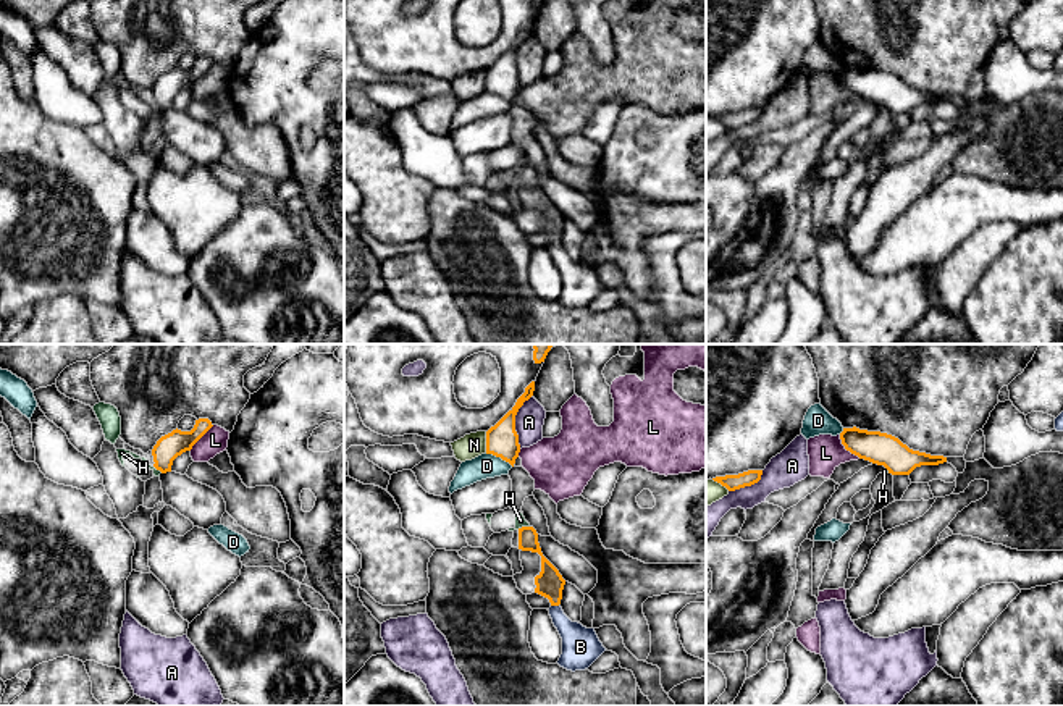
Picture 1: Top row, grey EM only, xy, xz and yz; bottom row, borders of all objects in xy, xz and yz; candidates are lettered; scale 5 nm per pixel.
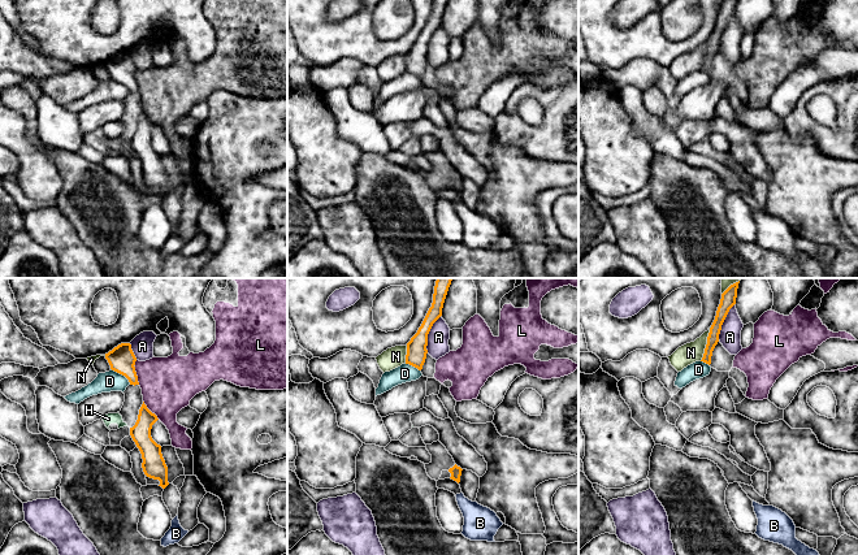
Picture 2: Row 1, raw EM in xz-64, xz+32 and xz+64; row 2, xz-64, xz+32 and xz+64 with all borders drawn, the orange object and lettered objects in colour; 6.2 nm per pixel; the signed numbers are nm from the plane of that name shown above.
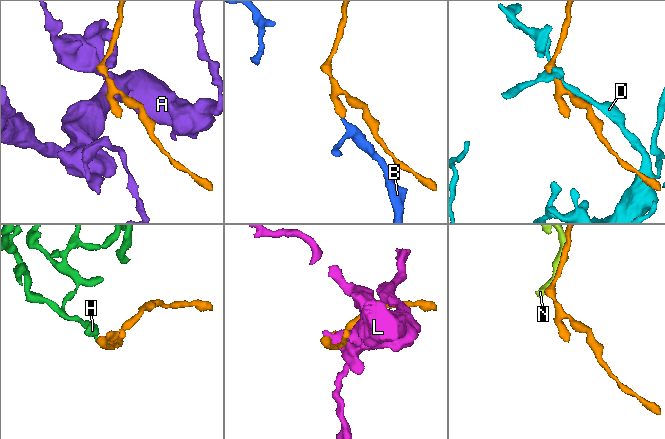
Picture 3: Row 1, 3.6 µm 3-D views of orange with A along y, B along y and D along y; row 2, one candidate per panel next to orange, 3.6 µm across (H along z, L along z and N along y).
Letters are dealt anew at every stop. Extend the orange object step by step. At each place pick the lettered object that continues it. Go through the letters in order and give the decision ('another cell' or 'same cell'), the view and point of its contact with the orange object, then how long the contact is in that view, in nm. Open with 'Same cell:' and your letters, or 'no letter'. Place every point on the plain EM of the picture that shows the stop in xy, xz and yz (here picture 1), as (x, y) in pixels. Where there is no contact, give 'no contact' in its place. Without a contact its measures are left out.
Same cell: B
A: another cell; contact xz (514, 60); length 280 nm
B: same cell; contact xz (554, 243); length 40 nm
D: another cell; contact xz (499, 94); length 160 nm
H: another cell; contact xz (522, 165); length 70 nm
L: another cell; contact yz (847, 88); length 160 nm
N: another cell; contact xz (487, 79); length 100 nm

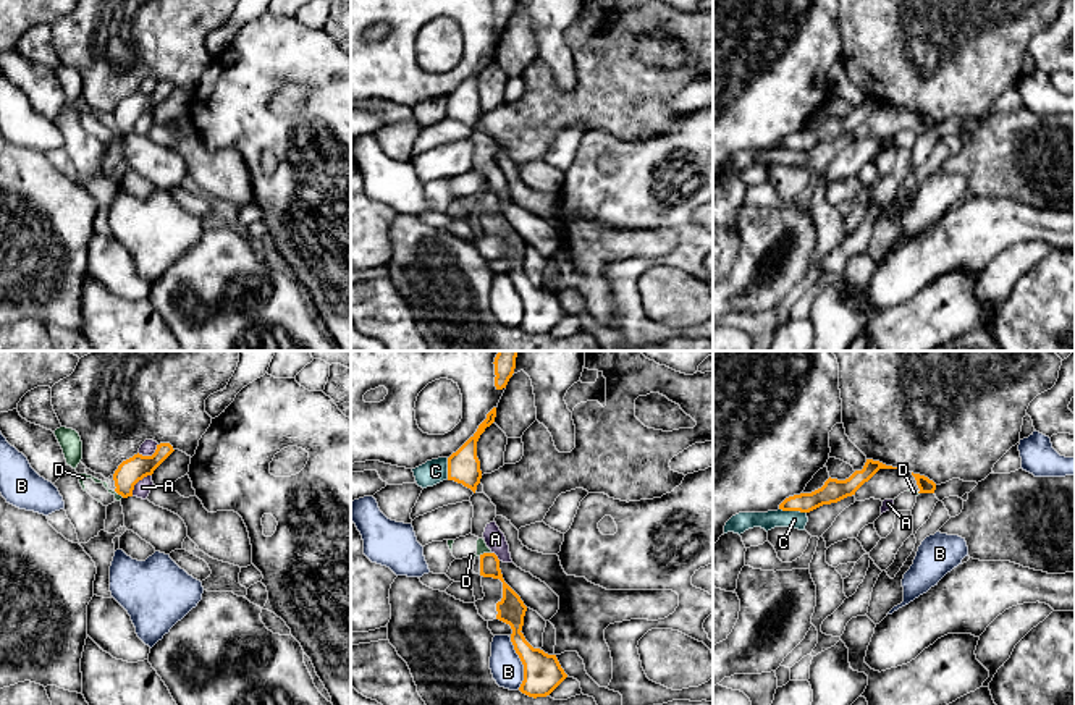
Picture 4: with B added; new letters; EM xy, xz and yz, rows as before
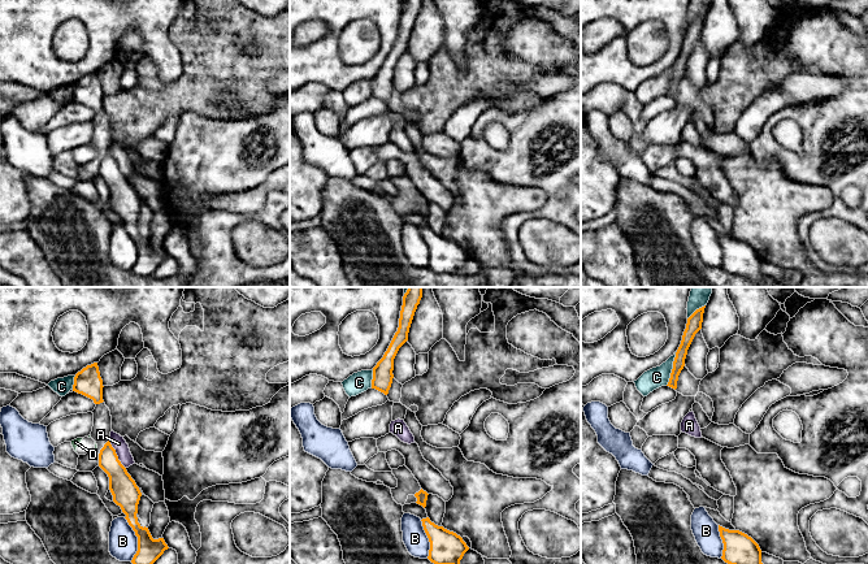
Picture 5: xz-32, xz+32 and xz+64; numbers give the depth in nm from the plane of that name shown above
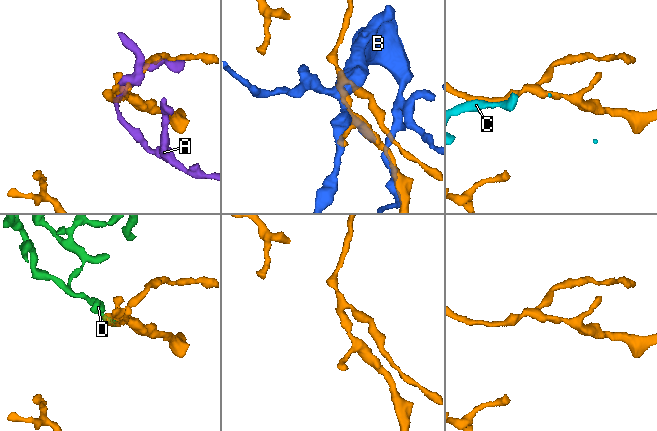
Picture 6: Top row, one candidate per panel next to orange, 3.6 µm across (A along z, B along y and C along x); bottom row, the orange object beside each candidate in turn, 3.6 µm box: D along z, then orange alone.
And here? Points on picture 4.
Same cell: no letter
A: another cell; contact xy (138, 118); length 150 nm
B: another cell; contact xz (522, 301); length 260 nm
C: another cell; contact yz (792, 147); length 140 nm
D: another cell; contact xz (484, 191); length 70 nm

